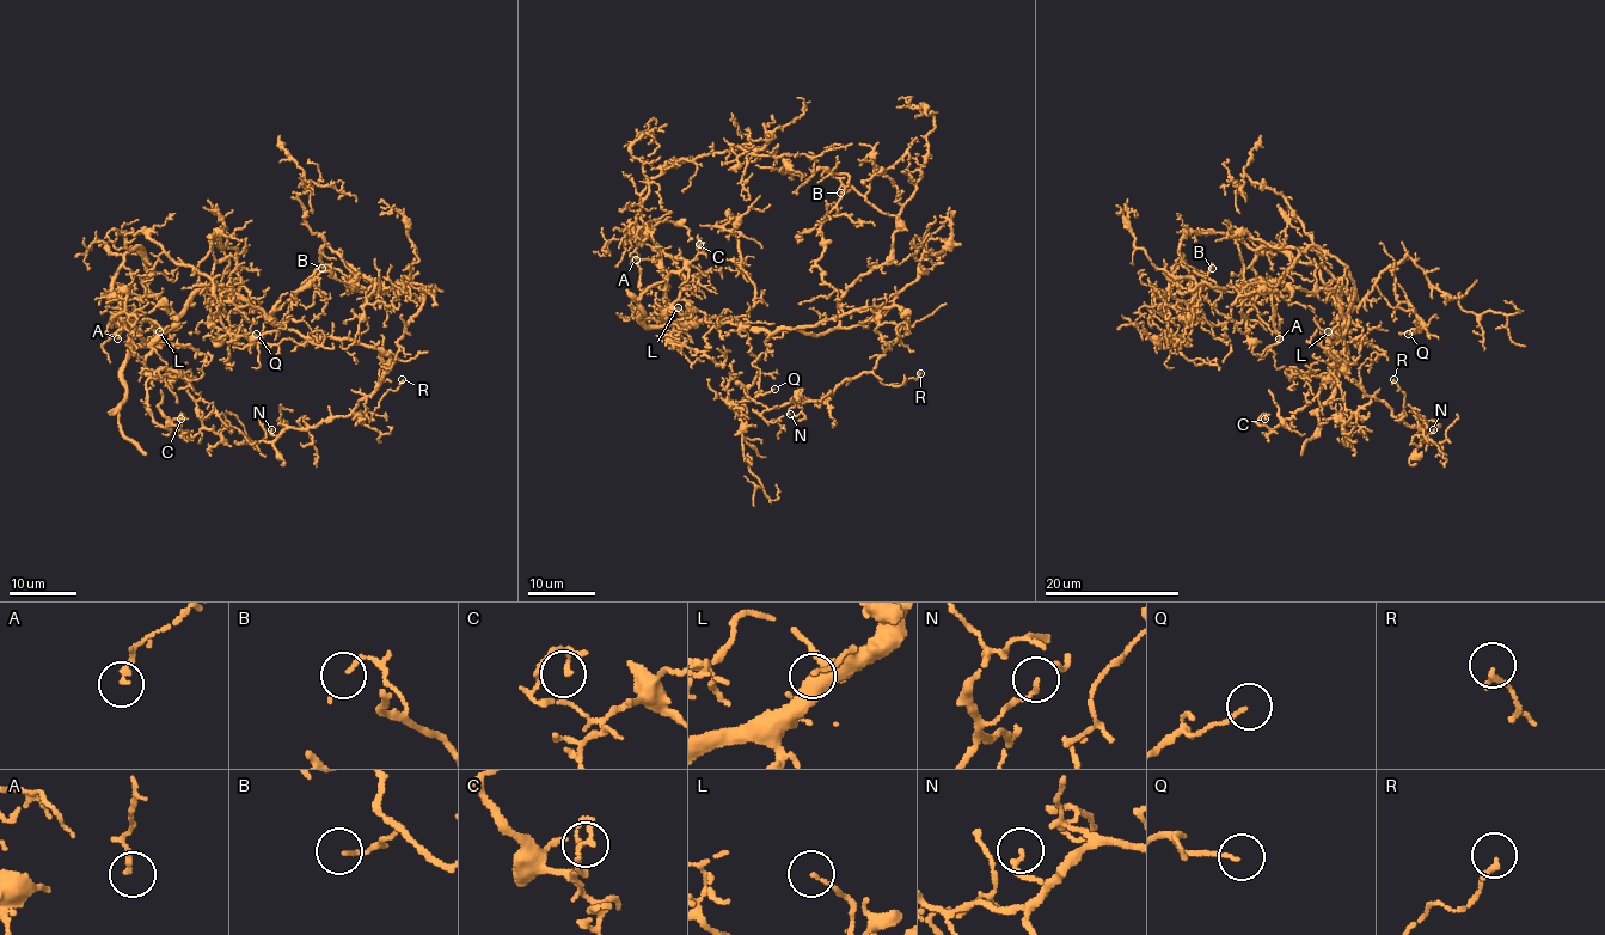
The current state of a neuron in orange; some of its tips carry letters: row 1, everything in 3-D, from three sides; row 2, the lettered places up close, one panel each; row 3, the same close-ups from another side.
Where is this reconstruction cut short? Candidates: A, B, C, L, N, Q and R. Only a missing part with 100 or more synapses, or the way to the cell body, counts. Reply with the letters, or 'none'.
none

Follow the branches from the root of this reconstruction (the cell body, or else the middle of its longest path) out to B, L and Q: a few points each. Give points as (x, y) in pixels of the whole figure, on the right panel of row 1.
B: (1341, 309), (1337, 289), (1348, 313), (1354, 280), (1312, 245), (1261, 288), (1224, 292), (1212, 268)
L: (1341, 309), (1343, 327), (1335, 325), (1328, 331)
Q: (1341, 309), (1337, 289), (1361, 301), (1404, 256), (1395, 268), (1395, 297), (1423, 327), (1408, 334)

